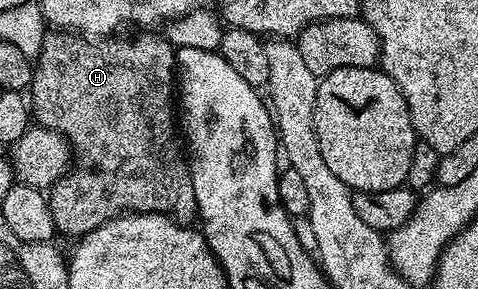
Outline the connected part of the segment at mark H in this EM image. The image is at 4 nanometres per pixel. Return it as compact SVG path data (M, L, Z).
M51 33L43 41L35 76L31 78L29 106L38 126L48 127L71 144L74 162L78 164L57 180L49 191L53 225L60 236L82 237L110 219L132 213L172 215L184 225L196 218L191 168L184 148L181 143L179 148L175 140L177 107L173 102L173 88L177 83L176 48L159 33L136 35L139 35L136 39L111 37L106 41L88 41L75 33Z

